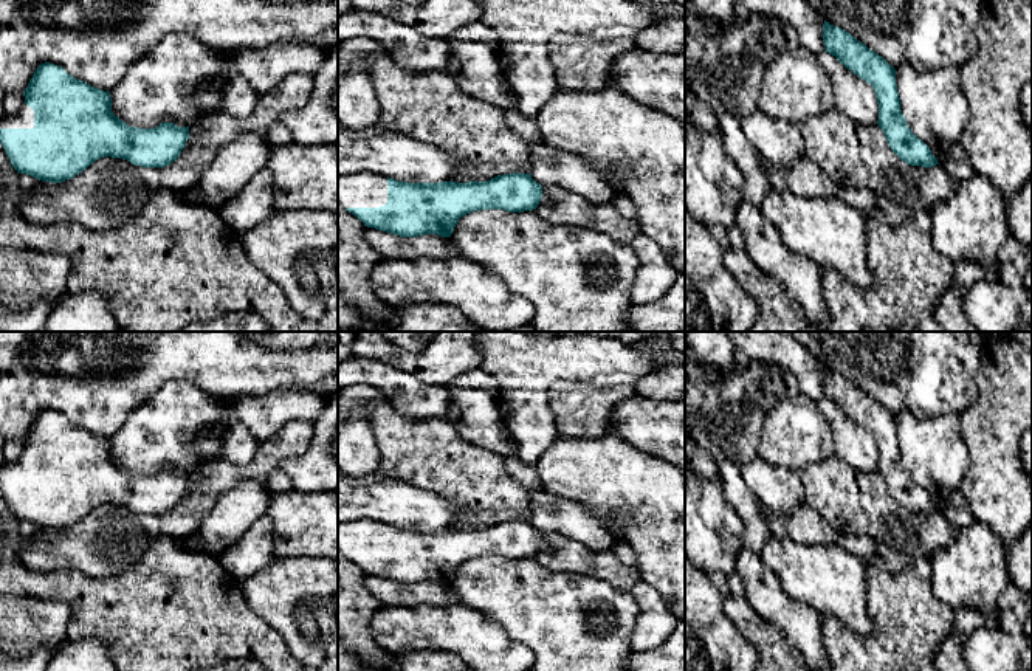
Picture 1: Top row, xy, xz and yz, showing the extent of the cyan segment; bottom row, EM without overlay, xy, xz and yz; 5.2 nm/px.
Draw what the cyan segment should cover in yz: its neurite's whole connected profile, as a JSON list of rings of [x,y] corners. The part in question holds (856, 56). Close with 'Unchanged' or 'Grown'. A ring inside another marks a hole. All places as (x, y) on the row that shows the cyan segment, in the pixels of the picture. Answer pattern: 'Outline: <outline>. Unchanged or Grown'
Outline: [[[826,20],[823,42],[826,53],[835,56],[848,70],[872,85],[879,104],[877,124],[891,150],[911,166],[933,167],[939,164],[930,147],[906,124],[900,110],[894,67],[854,36]]]. Unchanged

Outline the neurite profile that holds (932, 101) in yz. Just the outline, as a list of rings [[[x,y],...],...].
[[[908,64],[896,68],[900,110],[911,132],[922,139],[941,164],[950,149],[961,143],[968,124],[968,104],[959,85],[959,67],[917,70]]]

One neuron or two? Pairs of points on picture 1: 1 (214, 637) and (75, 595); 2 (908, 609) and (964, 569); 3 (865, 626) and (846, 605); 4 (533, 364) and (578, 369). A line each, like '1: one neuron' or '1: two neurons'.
1: one neuron
2: two neurons
3: one neuron
4: one neuron

